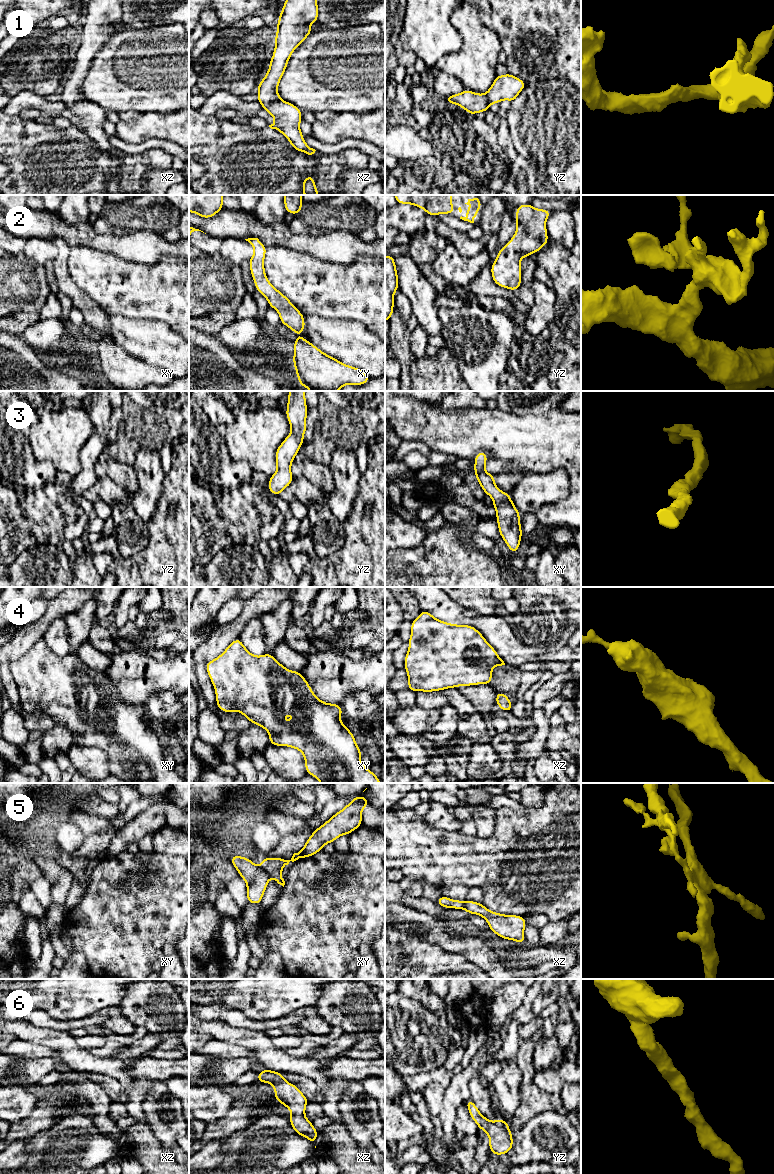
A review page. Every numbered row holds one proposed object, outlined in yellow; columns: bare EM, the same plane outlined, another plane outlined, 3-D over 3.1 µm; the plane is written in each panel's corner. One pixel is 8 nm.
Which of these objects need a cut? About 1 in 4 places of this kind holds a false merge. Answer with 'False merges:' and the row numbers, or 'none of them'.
False merges: 5

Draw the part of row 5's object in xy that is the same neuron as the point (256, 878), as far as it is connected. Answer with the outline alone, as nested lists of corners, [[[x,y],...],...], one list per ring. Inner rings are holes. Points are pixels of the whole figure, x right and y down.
[[[233,855],[229,860],[247,884],[246,896],[248,903],[261,904],[270,879],[268,873],[255,865],[249,858]]]

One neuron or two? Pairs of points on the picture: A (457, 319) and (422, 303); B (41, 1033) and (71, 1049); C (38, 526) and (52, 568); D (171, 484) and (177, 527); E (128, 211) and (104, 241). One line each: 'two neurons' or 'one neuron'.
A: two neurons
B: one neuron
C: two neurons
D: one neuron
E: two neurons

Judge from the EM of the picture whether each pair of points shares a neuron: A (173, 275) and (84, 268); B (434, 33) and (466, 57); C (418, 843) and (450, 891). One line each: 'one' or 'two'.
A: one
B: two
C: two

